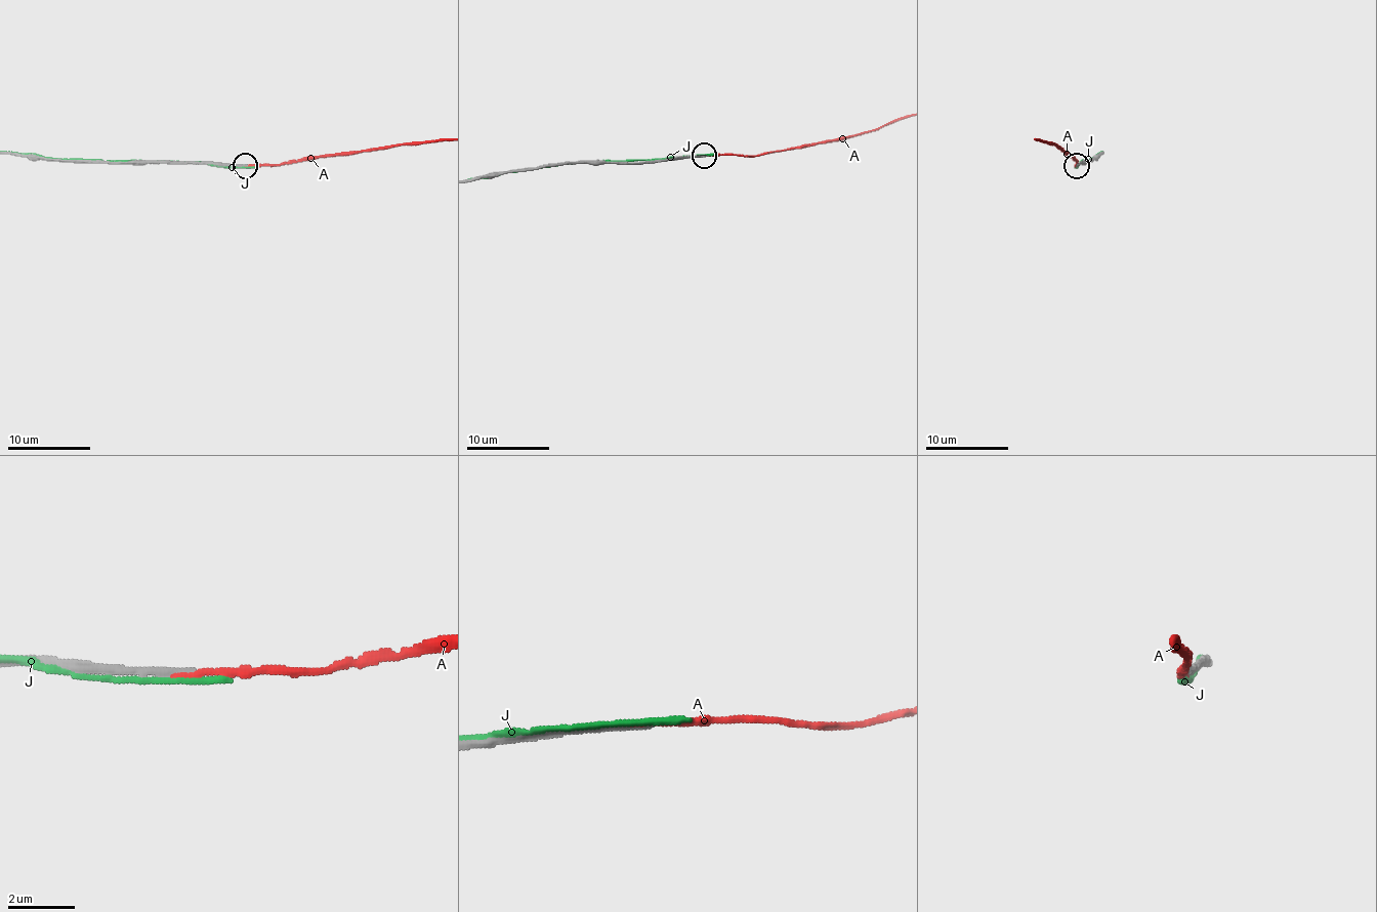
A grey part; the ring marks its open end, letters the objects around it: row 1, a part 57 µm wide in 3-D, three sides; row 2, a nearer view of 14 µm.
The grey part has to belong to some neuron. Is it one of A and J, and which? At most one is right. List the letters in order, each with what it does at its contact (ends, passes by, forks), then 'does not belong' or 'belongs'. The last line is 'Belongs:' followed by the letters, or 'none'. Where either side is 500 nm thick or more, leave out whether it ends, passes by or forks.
A: it ends | belongs
J: it passes by | does not belong
Belongs: A

